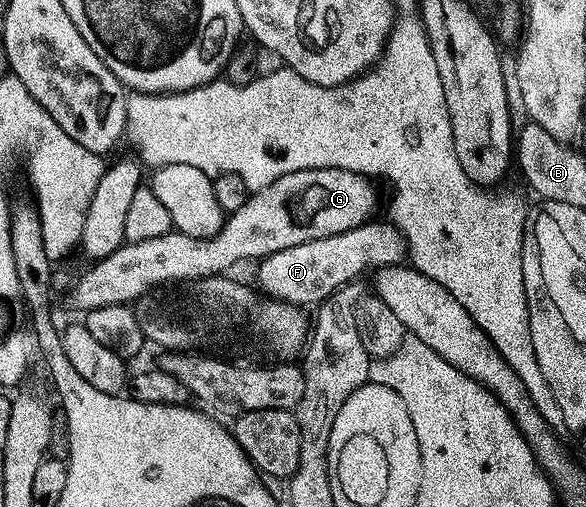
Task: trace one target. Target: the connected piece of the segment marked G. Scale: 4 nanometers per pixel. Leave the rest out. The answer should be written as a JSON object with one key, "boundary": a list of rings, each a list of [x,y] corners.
{"boundary":[[[301,169],[300,171],[292,171],[288,175],[280,175],[280,179],[272,179],[272,183],[268,183],[268,187],[263,189],[253,190],[247,196],[246,201],[236,211],[231,212],[229,216],[223,220],[222,230],[215,233],[212,237],[193,237],[192,235],[184,235],[177,231],[171,231],[164,235],[156,235],[156,239],[140,239],[139,241],[126,241],[118,250],[113,251],[107,258],[100,258],[95,260],[90,266],[91,269],[86,269],[81,274],[77,274],[76,280],[68,294],[68,300],[75,305],[79,311],[87,309],[95,309],[96,307],[108,307],[109,305],[130,305],[137,302],[138,298],[150,292],[152,289],[159,287],[169,286],[171,283],[180,281],[195,281],[201,277],[212,277],[215,275],[225,274],[230,271],[237,261],[250,261],[261,259],[268,254],[275,253],[276,251],[284,251],[284,247],[296,247],[296,243],[308,243],[308,239],[322,239],[328,235],[340,235],[340,231],[352,231],[354,227],[365,225],[367,221],[375,216],[374,213],[374,189],[372,186],[371,178],[362,177],[358,173],[352,171],[344,171],[343,169]]]}

